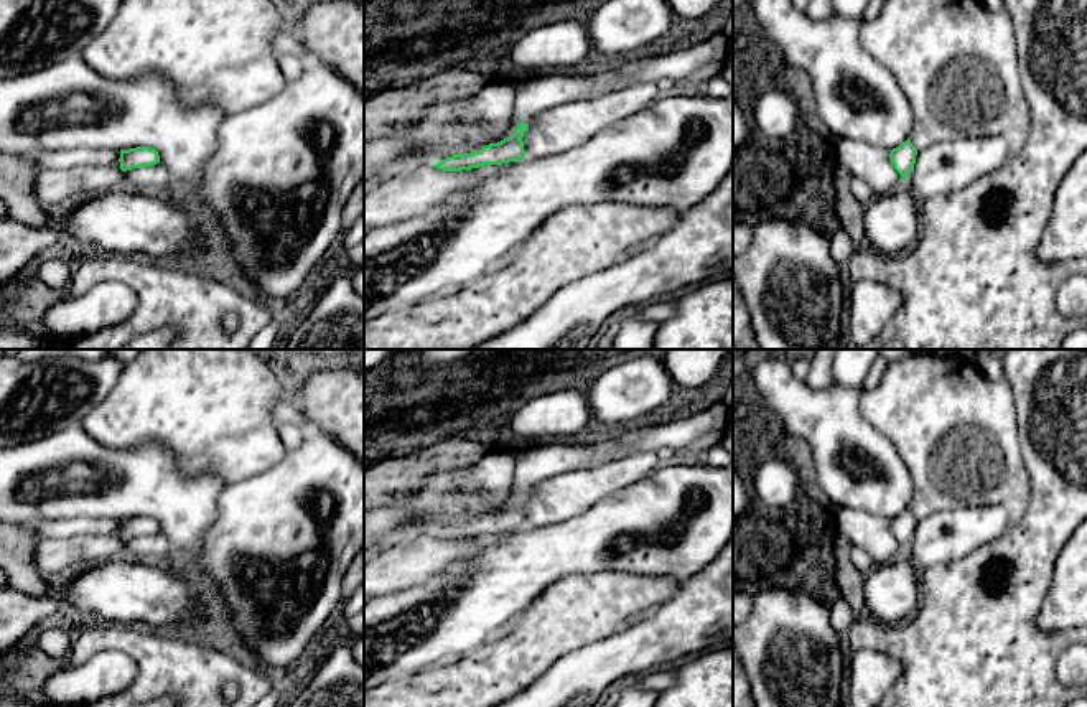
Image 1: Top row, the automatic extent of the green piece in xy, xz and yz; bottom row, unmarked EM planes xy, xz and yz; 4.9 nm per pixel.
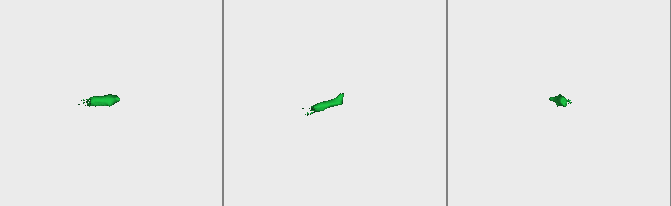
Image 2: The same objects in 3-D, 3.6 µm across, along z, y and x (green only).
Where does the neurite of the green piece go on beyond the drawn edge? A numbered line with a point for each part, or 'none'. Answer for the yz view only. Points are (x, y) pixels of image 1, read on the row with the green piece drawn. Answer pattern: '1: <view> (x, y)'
none

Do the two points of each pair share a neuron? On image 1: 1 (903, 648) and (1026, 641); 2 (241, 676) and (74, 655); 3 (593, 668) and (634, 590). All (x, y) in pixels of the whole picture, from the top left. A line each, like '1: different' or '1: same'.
1: same
2: same
3: different

